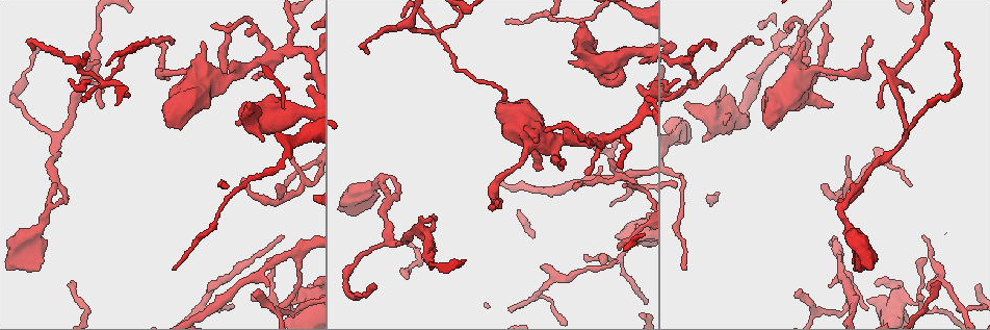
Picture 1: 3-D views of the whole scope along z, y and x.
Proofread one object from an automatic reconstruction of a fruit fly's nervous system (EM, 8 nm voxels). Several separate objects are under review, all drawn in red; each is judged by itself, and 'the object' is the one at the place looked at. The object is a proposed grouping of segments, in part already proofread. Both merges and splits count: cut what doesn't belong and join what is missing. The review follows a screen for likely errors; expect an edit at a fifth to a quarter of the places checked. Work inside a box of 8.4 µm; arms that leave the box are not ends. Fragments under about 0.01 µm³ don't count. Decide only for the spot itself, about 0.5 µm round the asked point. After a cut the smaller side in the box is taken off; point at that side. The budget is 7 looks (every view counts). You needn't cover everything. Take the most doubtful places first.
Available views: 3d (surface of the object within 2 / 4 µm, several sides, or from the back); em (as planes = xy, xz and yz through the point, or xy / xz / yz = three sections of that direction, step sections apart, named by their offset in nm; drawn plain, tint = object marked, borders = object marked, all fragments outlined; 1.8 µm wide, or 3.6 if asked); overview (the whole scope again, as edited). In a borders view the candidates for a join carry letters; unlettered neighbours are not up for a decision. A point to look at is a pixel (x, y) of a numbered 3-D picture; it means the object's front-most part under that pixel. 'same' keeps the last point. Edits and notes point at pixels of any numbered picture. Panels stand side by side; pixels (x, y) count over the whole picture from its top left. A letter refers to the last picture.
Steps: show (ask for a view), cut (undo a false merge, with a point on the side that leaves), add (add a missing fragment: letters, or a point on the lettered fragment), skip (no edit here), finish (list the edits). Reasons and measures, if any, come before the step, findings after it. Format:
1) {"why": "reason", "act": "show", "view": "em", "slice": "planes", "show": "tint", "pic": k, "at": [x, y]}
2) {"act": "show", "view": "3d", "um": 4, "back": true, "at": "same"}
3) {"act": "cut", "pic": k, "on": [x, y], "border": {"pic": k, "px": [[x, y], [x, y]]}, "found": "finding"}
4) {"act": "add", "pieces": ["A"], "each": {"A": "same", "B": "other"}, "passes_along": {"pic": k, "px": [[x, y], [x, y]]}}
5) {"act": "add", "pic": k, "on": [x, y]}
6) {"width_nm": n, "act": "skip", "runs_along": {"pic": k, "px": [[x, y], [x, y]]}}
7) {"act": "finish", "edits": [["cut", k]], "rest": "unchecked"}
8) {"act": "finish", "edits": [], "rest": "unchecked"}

{"why": "tapers out", "act": "show", "view": "em", "um": 3.6, "slice": "xy", "step": 8, "show": "tint", "pic": 1, "at": [881, 59]}

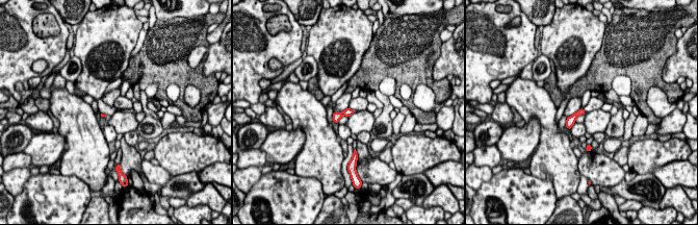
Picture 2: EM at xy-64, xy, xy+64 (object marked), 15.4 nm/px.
{"why": "see the neighbours", "act": "show", "view": "em", "um": 3.6, "slice": "xy", "step": 8, "show": "borders", "at": "same"}

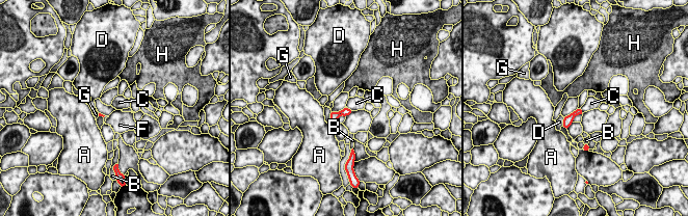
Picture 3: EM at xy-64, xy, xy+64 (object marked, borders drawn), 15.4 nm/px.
{"width_nm": 90, "act": "skip", "each": {"A": "other", "B": "other", "C": "other", "D": "other", "F": "other", "G": "other", "H": "other"}, "border": {"pic": 3, "px": [[346, 106], [352, 110]]}, "found": "no lettered fragment goes on from it"}

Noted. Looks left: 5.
{"why": "four arms meet", "act": "show", "view": "3d", "um": 2, "back": true, "pic": 1, "at": [440, 33]}

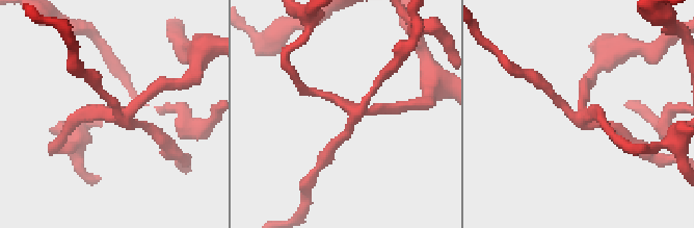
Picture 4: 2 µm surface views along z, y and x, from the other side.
{"arms": 4, "why": "shape alone is not enough", "act": "show", "view": "em", "slice": "xy", "step": 16, "show": "borders", "pic": 4, "at": [113, 115]}

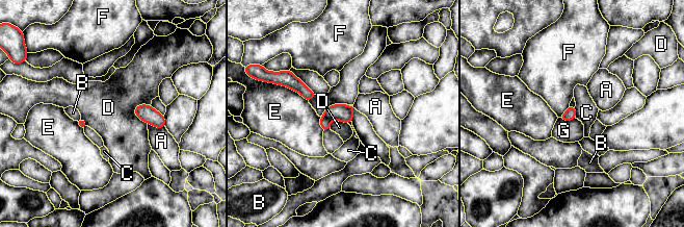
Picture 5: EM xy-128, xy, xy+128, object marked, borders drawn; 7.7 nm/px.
{"act": "cut", "pic": 5, "on": [342, 112], "each": {"A": "other", "B": "other", "C": "other", "D": "other", "E": "other", "F": "other", "G": "other"}, "border": {"pic": 5, "px": [[323, 116], [330, 120]]}, "found": "a second neuron is stuck on"}

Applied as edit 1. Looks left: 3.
{"act": "finish", "edits": [["cut", 5]], "rest": "unchecked"}

